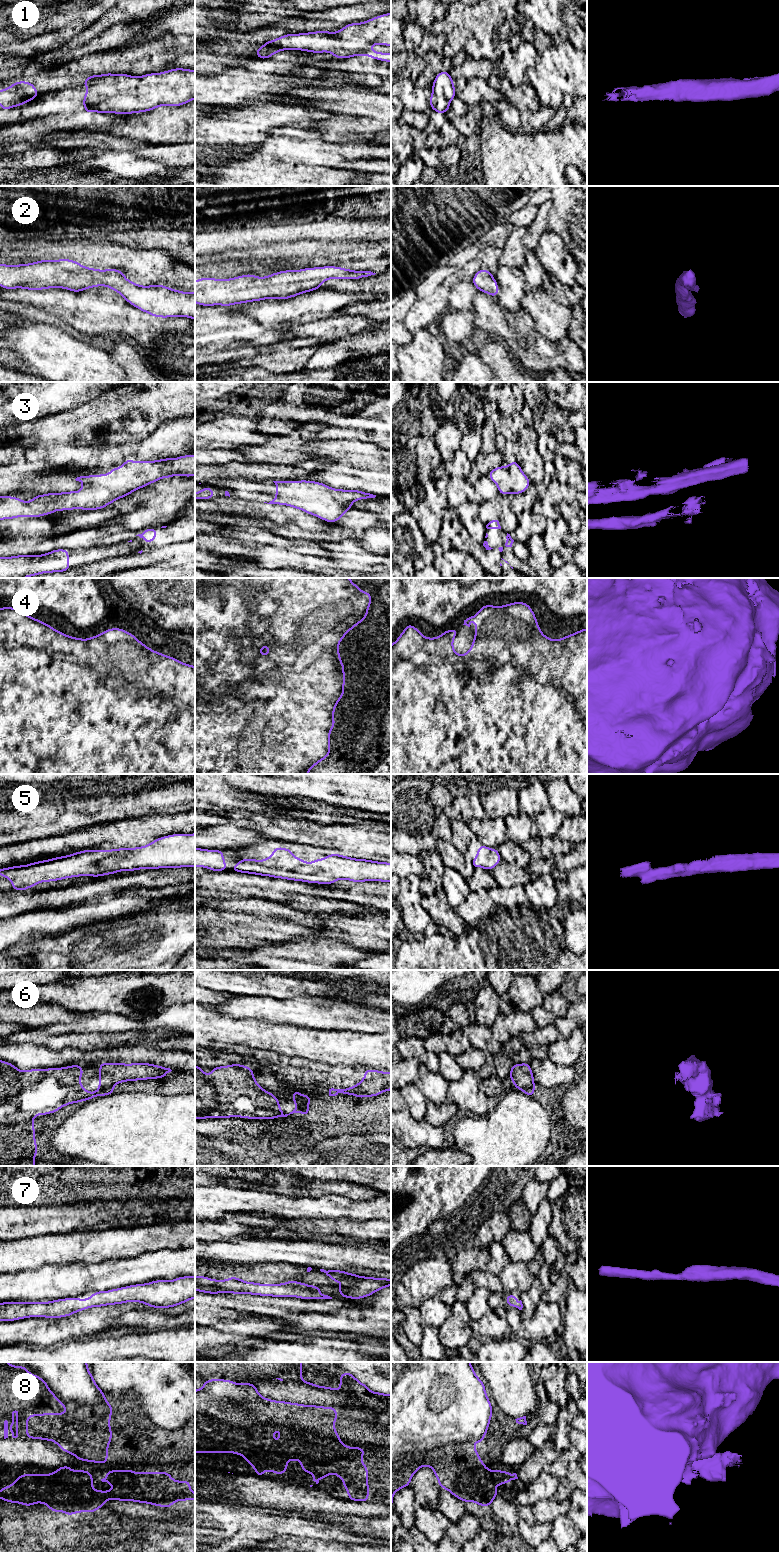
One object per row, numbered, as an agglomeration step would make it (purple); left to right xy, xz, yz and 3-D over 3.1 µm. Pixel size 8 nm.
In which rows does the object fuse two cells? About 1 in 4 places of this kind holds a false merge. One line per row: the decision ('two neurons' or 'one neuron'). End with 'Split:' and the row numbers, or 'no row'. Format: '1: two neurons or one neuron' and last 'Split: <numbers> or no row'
1: one neuron
2: one neuron
3: two neurons
4: one neuron
5: one neuron
6: one neuron
7: one neuron
8: two neurons
Split: 3, 8

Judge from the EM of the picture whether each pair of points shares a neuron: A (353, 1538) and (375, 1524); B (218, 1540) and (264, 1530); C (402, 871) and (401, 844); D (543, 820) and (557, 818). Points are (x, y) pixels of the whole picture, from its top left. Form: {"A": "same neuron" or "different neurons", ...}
{"A": "different neurons", "B": "same neuron", "C": "different neurons", "D": "same neuron"}

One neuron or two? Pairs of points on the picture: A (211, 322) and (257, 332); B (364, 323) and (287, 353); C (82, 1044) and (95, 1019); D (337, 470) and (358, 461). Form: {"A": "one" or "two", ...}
{"A": "one", "B": "two", "C": "two", "D": "two"}

